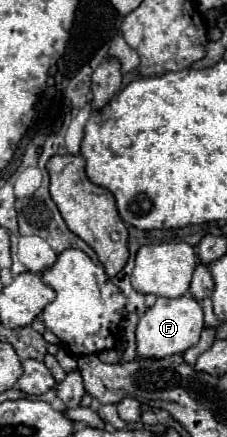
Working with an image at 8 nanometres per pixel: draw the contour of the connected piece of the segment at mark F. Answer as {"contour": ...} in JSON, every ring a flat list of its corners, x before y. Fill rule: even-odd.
{"contour":[[185,294,181,298,157,298,155,306,149,308,137,326,137,356,141,358,169,358,173,354,183,354,187,348,199,342,199,334,203,330,203,310,201,304]]}

